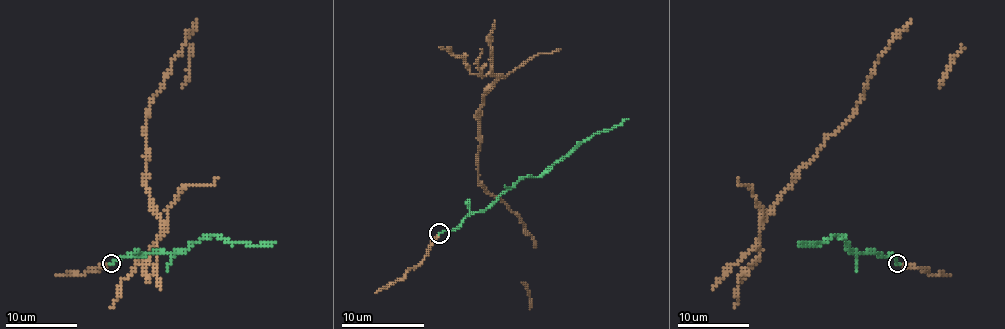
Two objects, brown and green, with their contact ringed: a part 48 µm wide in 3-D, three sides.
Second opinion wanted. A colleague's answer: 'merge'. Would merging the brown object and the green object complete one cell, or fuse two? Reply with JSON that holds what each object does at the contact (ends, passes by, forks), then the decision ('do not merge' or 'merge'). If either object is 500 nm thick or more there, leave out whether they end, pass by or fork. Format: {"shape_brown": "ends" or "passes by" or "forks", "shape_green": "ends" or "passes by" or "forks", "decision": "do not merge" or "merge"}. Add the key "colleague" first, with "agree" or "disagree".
{"colleague": "disagree", "shape_brown": "ends", "shape_green": "ends", "decision": "do not merge"}

